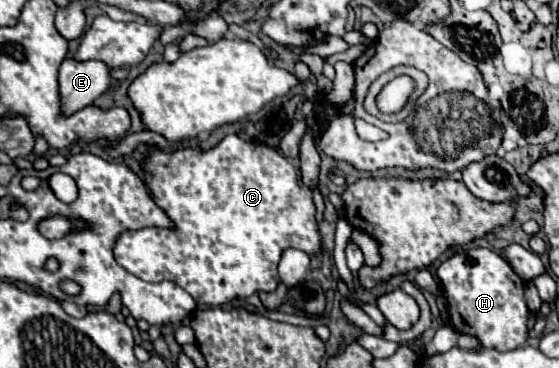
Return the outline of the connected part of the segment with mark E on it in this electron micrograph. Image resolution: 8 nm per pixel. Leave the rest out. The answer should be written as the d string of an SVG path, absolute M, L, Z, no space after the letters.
M64 58L60 66L60 96L62 110L72 114L84 106L90 106L102 92L116 84L110 76L110 68L102 60L84 60Z

